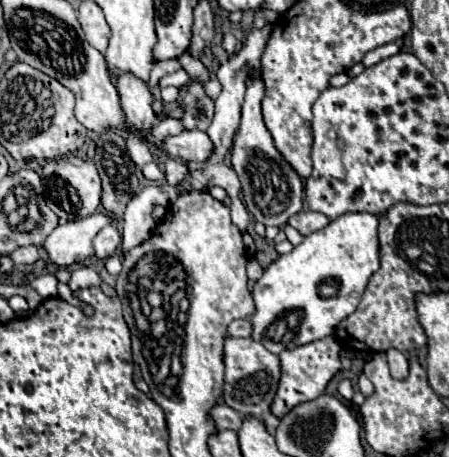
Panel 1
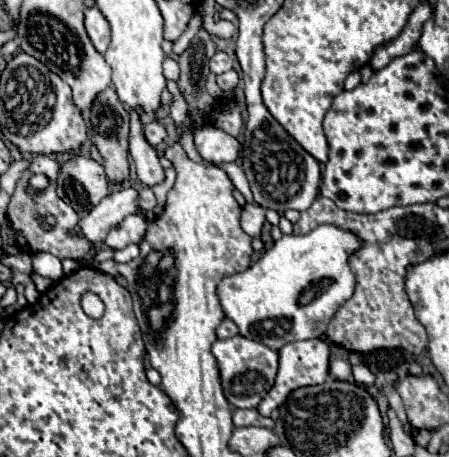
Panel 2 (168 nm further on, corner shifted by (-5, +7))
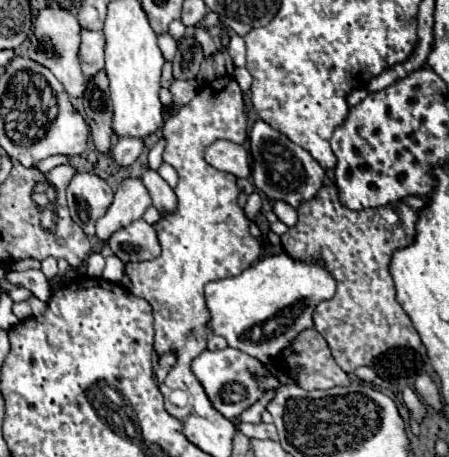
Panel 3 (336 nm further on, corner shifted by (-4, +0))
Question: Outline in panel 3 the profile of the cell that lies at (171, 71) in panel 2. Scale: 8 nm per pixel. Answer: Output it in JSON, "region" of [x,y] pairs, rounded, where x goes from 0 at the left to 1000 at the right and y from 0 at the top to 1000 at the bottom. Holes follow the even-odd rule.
{"region":[[[370,72],[370,77],[352,77],[352,98],[356,98],[356,112],[365,116],[365,125],[374,129],[374,133],[383,133],[383,125],[388,125],[388,116],[392,116],[392,85],[379,77],[379,72]]]}

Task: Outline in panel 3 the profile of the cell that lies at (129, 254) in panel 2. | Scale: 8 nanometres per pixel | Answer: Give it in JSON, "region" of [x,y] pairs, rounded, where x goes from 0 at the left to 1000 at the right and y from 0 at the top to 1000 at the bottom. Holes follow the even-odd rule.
{"region":[[[249,558],[249,562],[236,567],[236,584],[232,584],[232,602],[227,606],[236,615],[245,615],[245,619],[267,619],[272,615],[272,606],[276,606],[276,580],[272,580],[272,571],[258,558]]]}

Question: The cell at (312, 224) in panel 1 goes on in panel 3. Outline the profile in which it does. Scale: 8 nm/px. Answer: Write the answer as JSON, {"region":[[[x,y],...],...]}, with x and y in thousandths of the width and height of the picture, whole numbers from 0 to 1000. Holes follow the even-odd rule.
{"region":[[[739,400],[722,405],[690,440],[668,444],[659,492],[624,519],[633,549],[650,567],[682,575],[717,571],[744,602],[748,641],[699,676],[699,720],[726,742],[748,794],[771,816],[802,799],[829,799],[842,777],[878,759],[913,759],[935,777],[949,772],[913,694],[886,672],[878,615],[864,593],[873,554],[922,527],[927,475],[927,462],[900,444],[780,462],[757,444],[753,409]]]}

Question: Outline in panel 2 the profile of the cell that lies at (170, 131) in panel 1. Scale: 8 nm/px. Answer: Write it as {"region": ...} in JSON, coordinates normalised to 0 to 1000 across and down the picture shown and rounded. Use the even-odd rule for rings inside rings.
{"region":[[[341,263],[341,267],[323,271],[323,302],[341,319],[350,319],[350,315],[359,315],[372,302],[372,284],[367,284],[367,276],[354,263]]]}

